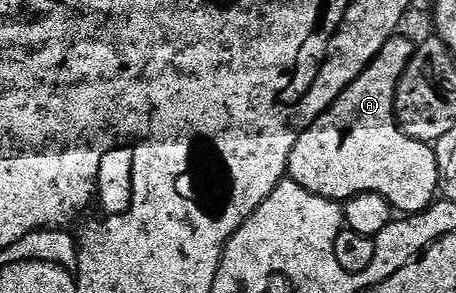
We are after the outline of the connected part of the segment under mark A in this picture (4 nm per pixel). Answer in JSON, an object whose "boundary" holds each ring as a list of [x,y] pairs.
{"boundary":[[[393,34],[386,46],[364,67],[359,78],[324,111],[313,124],[294,142],[294,150],[288,155],[287,175],[298,186],[310,190],[327,200],[343,202],[358,194],[382,194],[393,209],[400,214],[411,214],[426,210],[438,196],[440,175],[433,145],[415,140],[400,129],[396,123],[396,91],[406,66],[410,66],[412,55],[416,53],[417,41],[408,36]]]}

